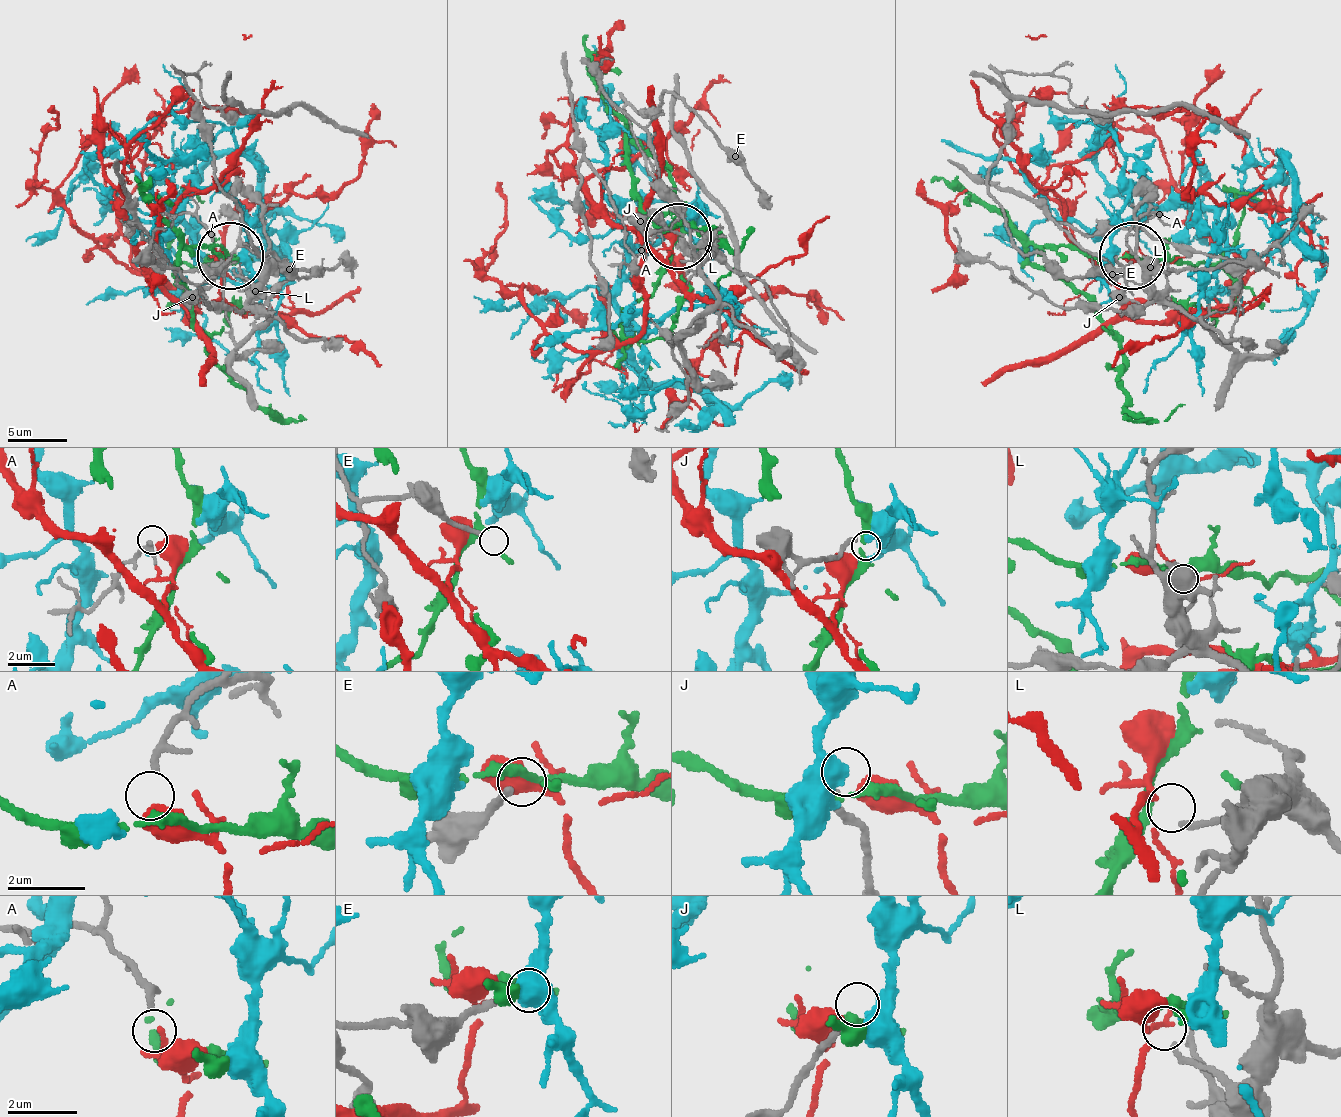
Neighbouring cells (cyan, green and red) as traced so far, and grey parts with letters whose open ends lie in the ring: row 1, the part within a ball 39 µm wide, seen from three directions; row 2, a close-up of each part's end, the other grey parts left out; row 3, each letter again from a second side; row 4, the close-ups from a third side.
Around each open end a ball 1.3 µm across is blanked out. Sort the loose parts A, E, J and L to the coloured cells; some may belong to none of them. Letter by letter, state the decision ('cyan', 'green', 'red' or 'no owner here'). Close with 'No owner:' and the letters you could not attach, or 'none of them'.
A: no owner here
E: no owner here
J: cyan
L: no owner here
No owner: A, E, L

